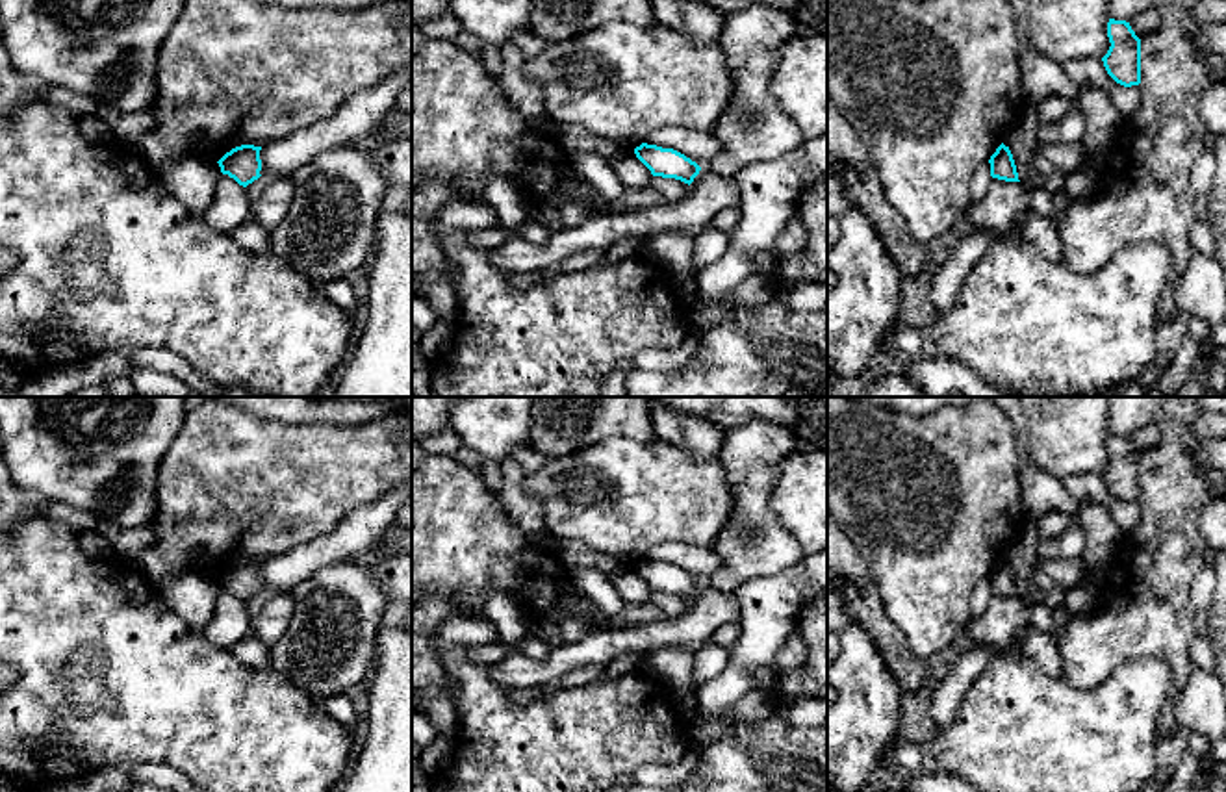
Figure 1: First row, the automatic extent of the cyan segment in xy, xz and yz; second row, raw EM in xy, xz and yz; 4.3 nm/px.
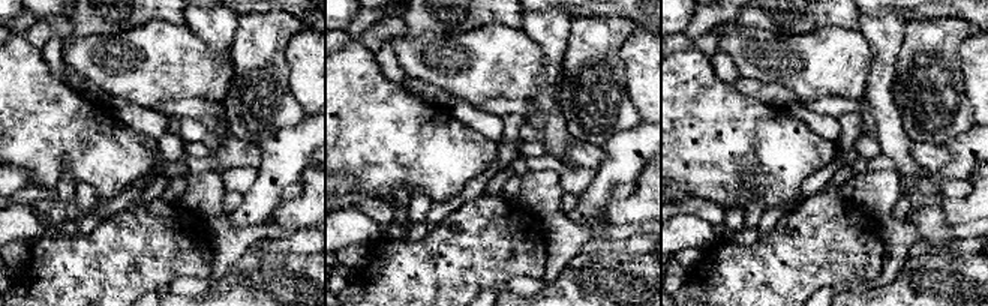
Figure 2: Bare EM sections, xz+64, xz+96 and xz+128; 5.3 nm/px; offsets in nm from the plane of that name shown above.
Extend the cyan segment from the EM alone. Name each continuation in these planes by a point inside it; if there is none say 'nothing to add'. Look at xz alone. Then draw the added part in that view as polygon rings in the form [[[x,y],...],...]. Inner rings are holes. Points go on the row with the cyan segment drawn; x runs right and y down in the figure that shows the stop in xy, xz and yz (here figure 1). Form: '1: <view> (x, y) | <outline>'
nothing to add

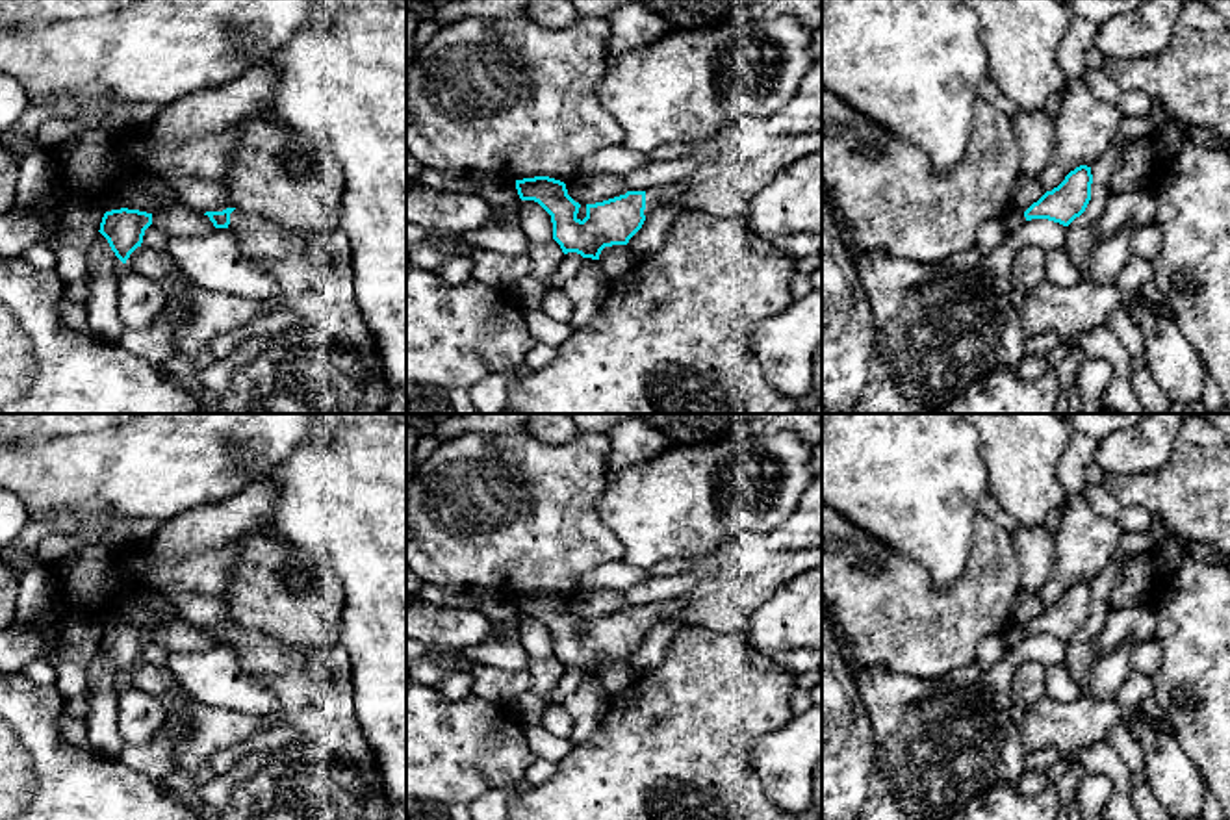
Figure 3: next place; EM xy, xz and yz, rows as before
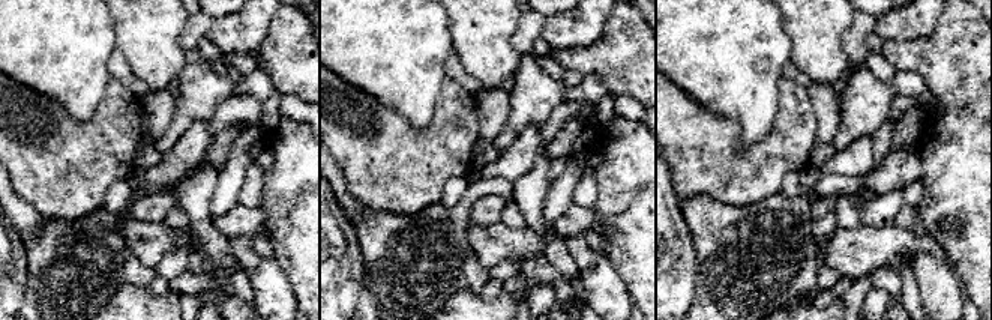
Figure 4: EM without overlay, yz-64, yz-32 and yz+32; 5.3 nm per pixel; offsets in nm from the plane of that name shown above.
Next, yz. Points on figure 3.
nothing to add

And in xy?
1: xy (260, 238) | [[[239,210],[230,213],[228,228],[241,245],[241,250],[256,260],[282,260],[293,254],[306,256],[315,237],[299,230],[288,230],[260,215]]]

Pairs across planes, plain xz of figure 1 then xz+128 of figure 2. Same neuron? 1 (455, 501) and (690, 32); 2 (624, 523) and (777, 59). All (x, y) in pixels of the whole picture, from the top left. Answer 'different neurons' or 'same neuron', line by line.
1: different neurons
2: same neuron

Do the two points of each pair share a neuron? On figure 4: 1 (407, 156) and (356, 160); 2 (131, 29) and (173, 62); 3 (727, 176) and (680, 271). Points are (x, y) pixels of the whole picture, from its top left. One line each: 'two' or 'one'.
1: one
2: one
3: two

